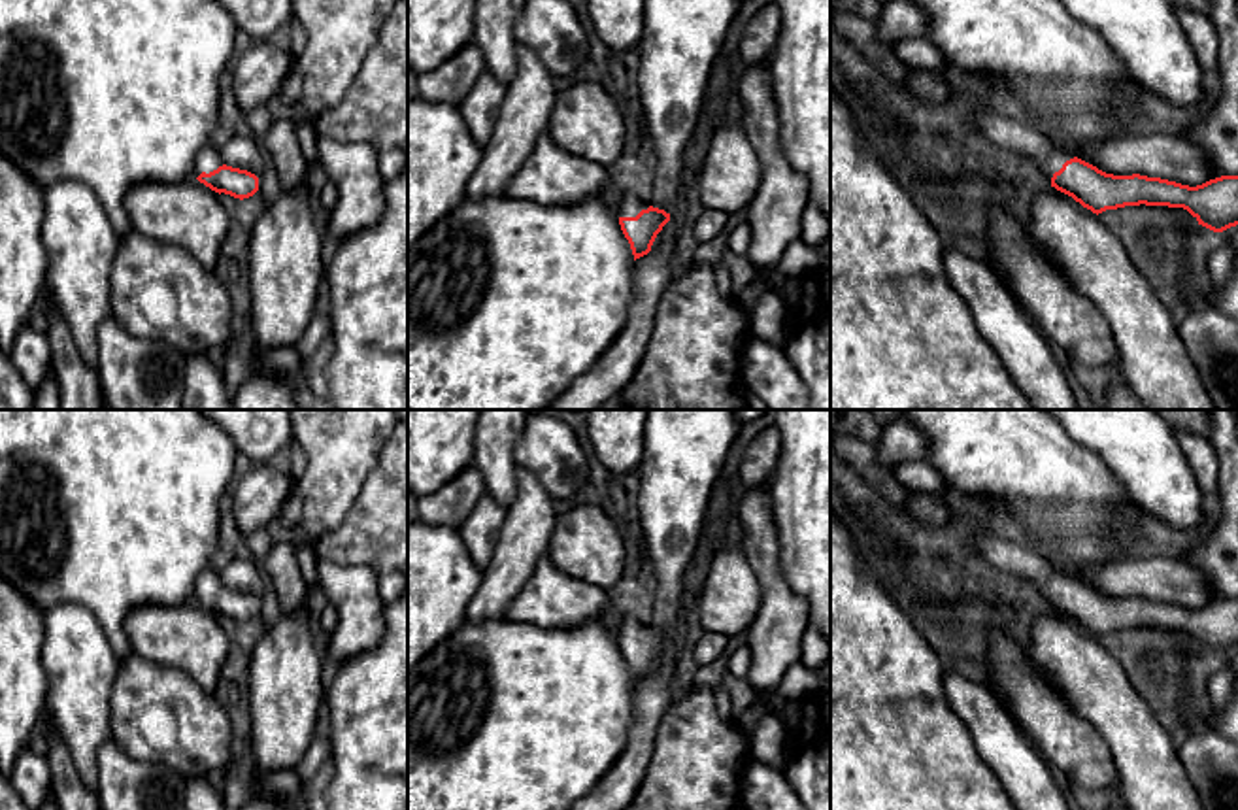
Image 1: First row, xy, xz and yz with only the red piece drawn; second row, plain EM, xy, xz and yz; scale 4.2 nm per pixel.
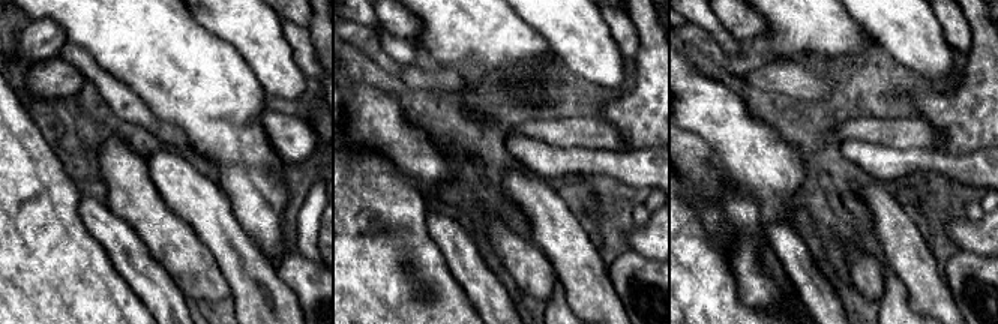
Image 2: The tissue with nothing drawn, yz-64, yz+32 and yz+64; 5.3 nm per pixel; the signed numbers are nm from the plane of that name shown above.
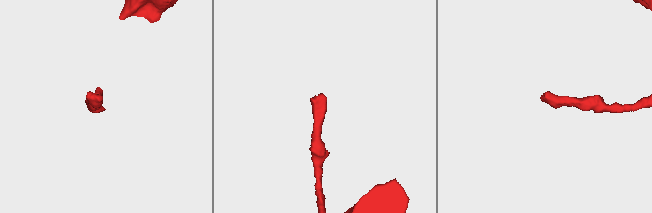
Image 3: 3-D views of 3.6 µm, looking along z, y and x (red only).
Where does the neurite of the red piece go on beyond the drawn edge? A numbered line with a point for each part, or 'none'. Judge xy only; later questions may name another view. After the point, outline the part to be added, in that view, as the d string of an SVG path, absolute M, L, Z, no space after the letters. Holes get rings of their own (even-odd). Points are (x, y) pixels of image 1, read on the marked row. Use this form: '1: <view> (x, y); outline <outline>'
1: xy (208, 159); outline M217 142L208 143L196 157L196 174L194 177L198 177L202 172L209 174L213 170L217 170L219 166L223 166L223 159L219 157L219 147Z

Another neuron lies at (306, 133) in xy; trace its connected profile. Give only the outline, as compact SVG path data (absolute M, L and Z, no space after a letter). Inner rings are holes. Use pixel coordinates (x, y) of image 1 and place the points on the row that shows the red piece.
M304 115L304 119L296 125L296 138L298 138L298 143L300 143L300 149L302 149L304 157L306 157L306 160L315 170L319 170L319 166L317 166L317 157L319 157L317 142L319 142L319 134L317 134L317 128L315 128L315 117Z

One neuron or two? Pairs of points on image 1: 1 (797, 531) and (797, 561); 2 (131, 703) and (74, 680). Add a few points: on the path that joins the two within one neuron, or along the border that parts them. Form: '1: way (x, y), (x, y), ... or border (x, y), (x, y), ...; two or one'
1: way (797, 539), (797, 554); one
2: border (121, 663), (112, 691), (110, 739); two

